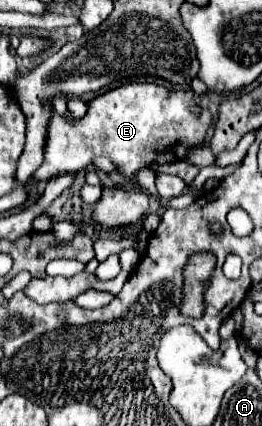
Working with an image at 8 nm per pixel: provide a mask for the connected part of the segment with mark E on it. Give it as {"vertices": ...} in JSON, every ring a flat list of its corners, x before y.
{"vertices":[[138,82,138,84,120,86,102,96,96,96,94,100,88,102,88,114,80,120,70,122,54,112,52,124,48,124,48,144,44,144,44,164,34,172,34,176,46,182,56,172,78,172,82,168,92,166,94,156,108,156,122,170,122,176,116,176,116,174,110,176,112,182,120,184,120,186,130,182,134,186,134,172,158,162,160,152,170,150,176,142,184,144,186,150,190,150,198,144,204,144,206,132,212,126,212,116,208,110,202,110,200,116,192,114,190,112,192,104,196,104,196,102,194,102,194,94,190,90,168,90,158,84,148,84,148,82,140,84]]}

